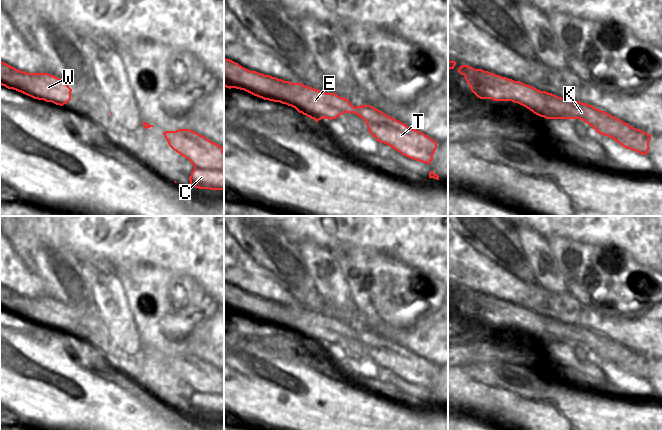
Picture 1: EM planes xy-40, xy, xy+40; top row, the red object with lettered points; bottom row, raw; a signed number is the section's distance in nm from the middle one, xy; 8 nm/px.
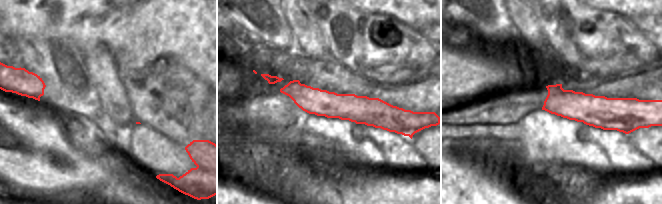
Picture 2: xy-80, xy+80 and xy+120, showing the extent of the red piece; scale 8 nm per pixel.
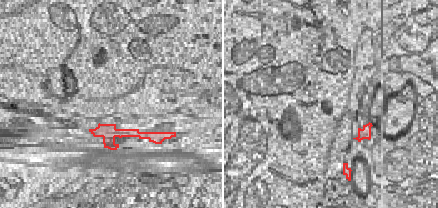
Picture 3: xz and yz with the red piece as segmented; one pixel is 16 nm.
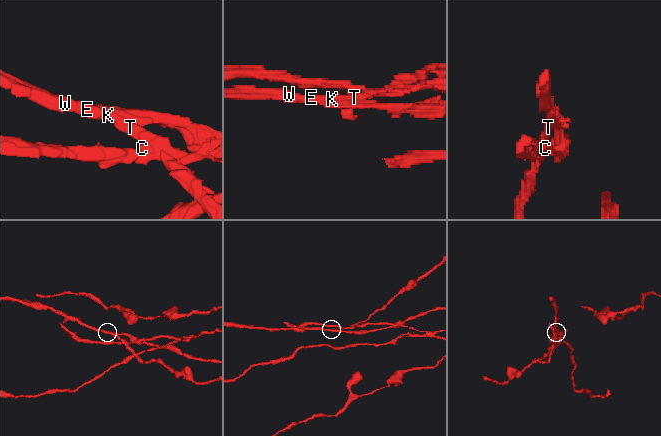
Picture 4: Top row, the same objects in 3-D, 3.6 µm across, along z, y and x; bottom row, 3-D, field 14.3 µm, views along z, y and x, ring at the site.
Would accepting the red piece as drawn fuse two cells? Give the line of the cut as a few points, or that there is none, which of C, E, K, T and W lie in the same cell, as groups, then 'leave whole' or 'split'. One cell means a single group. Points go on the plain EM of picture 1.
cut xy (361, 330), (361, 339), (366, 343), (388, 348), (387, 359); groups C T / E K W; split

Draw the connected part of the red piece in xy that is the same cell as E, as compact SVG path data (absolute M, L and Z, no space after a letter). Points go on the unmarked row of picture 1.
M226 282L224 311L244 314L264 324L286 328L316 346L323 342L336 343L344 337L354 337L366 346L369 357L377 365L389 358L388 347L372 347L361 340L362 329L354 331L348 323L335 317L326 317L302 307L292 307L250 295Z

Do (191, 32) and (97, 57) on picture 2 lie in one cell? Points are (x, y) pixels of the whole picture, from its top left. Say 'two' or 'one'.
two

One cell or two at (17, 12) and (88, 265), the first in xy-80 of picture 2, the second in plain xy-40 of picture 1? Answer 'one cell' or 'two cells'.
two cells

